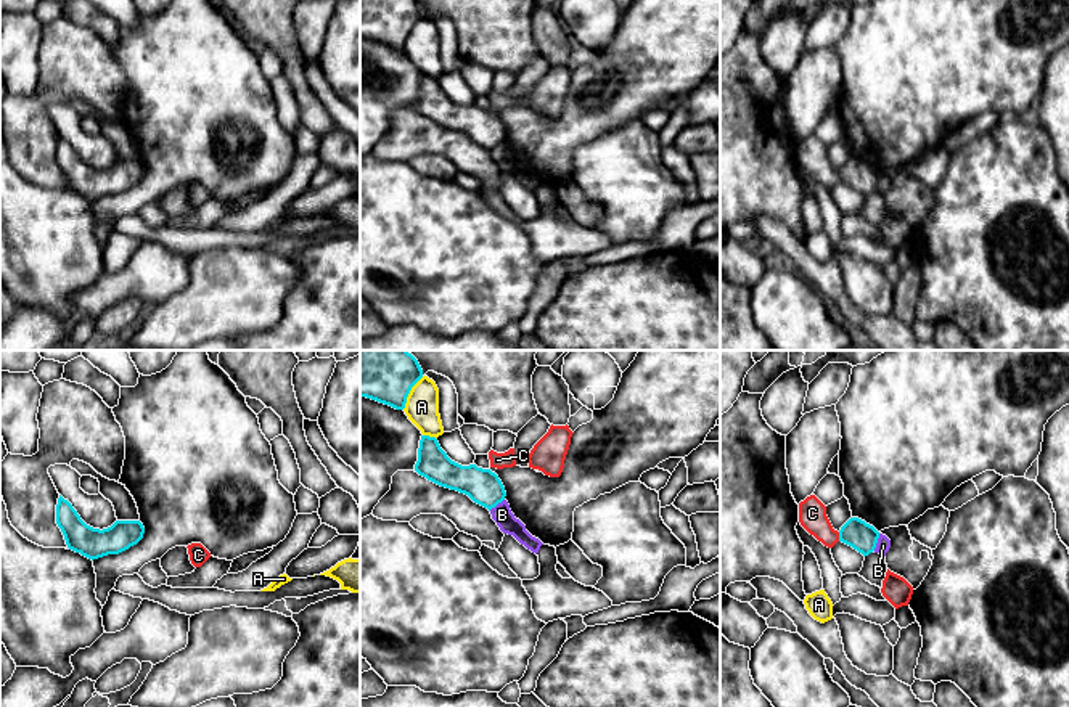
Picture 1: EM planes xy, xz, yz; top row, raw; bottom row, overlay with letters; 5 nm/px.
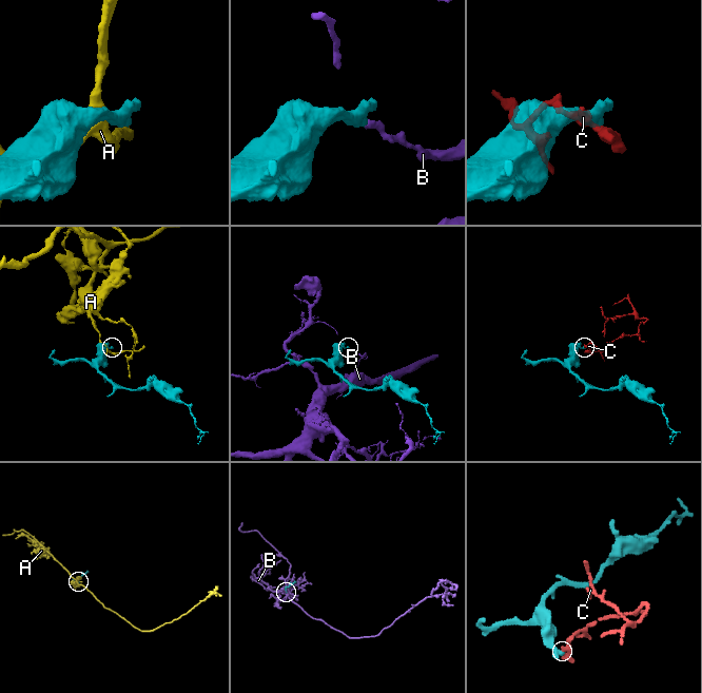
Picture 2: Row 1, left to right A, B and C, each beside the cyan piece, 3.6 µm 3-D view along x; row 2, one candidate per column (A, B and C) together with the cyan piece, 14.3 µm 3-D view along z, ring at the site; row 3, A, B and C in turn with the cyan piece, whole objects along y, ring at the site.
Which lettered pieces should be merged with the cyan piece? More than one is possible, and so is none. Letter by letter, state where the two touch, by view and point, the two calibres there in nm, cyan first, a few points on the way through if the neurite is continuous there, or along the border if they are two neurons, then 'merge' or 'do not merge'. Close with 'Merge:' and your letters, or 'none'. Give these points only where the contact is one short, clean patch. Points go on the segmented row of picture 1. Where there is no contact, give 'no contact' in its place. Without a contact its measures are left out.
A: contact xz (409, 392); calibres 380 and 170 nm; do not merge
B: contact yz (876, 542); calibres 140 and 70 nm; do not merge
C: contact yz (839, 537); calibres 140 and 140 nm; border yz (838, 532), (839, 540); do not merge
Merge: none

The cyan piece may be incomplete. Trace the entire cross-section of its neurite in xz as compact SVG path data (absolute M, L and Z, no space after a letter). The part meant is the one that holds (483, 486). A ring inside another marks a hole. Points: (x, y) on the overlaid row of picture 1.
M421 435L415 471L440 487L468 495L489 511L506 497L495 472L476 464L461 466L452 461L436 437Z

